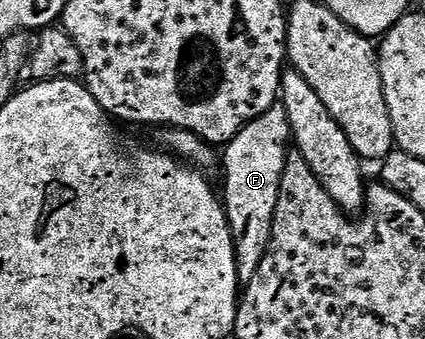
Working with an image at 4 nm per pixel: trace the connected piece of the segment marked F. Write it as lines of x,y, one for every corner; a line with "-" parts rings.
282,108
264,111
248,123
226,146
220,165
226,168
224,204
226,218
232,231
238,280
245,283
260,271
260,263
270,246
272,223
276,215
276,199
280,195
280,179
284,175
286,157
292,152
288,115

